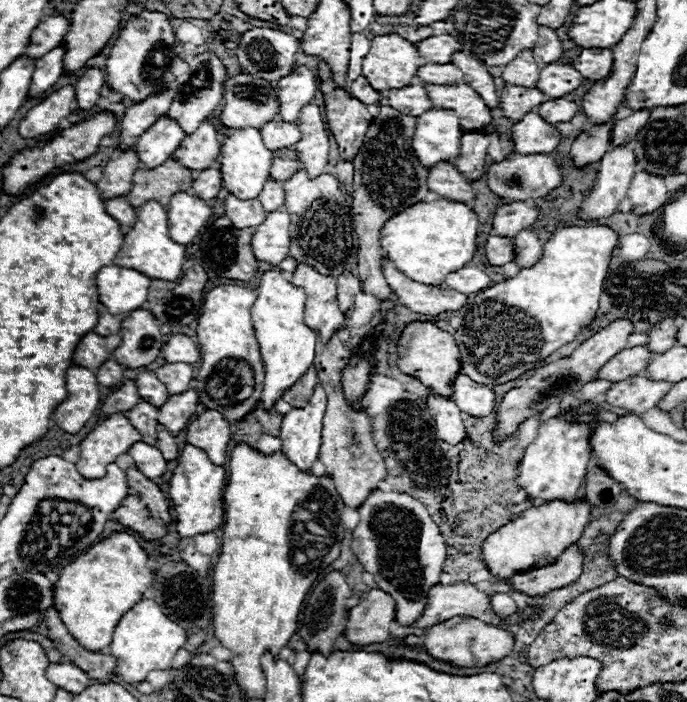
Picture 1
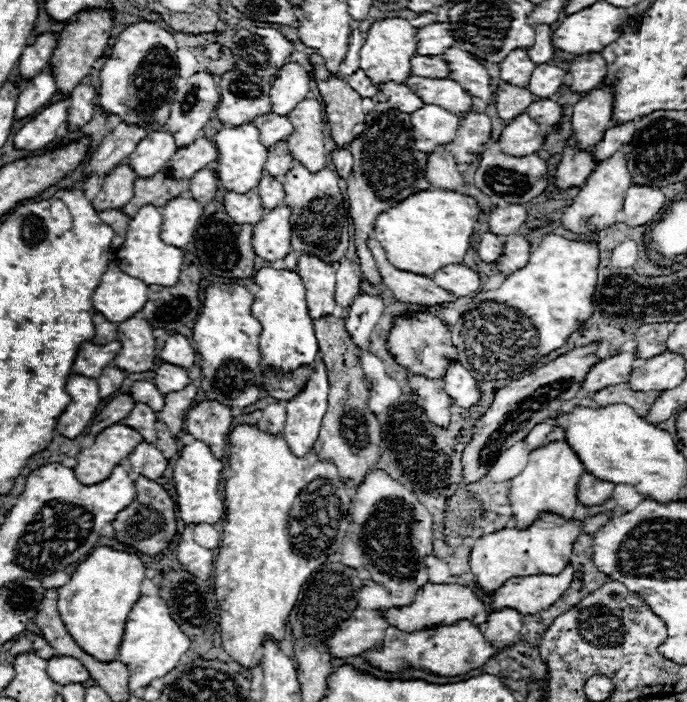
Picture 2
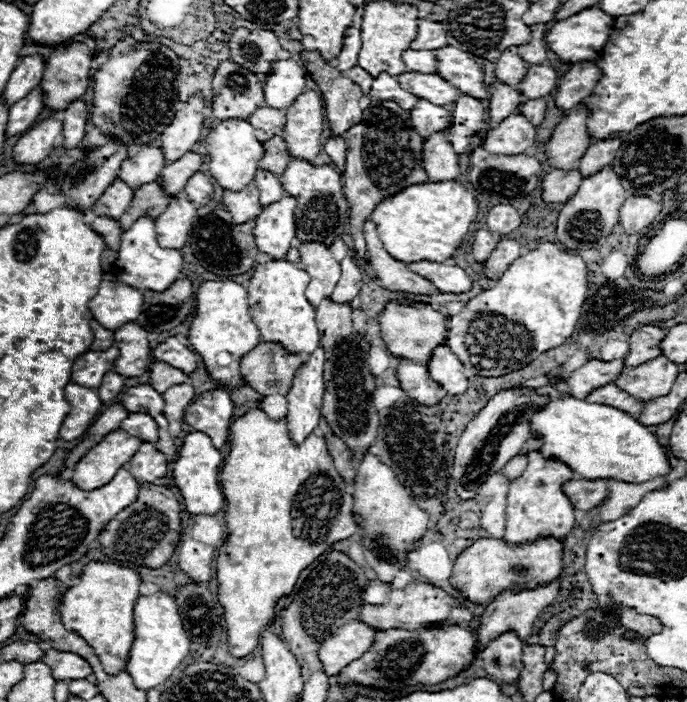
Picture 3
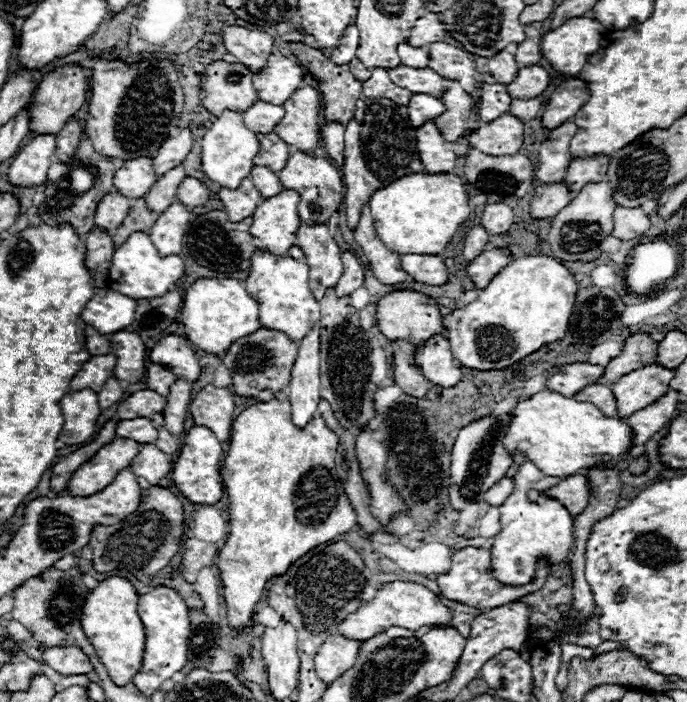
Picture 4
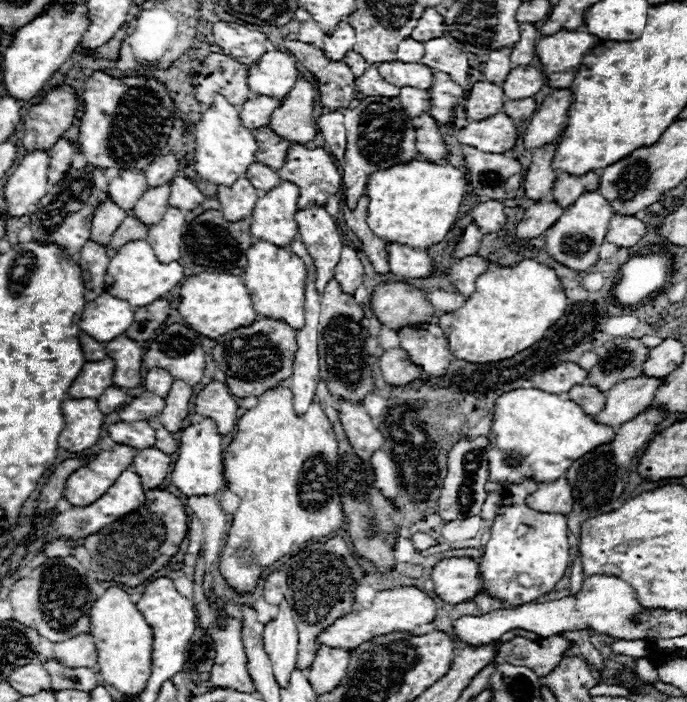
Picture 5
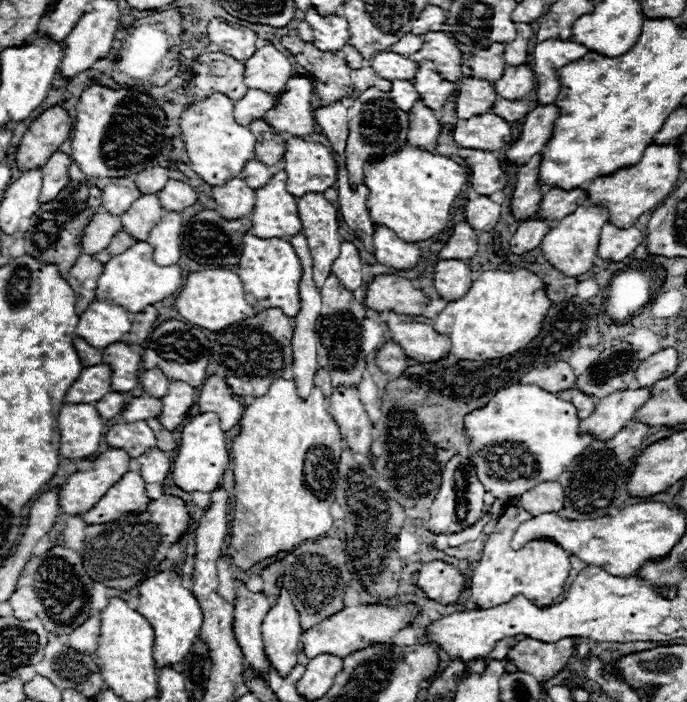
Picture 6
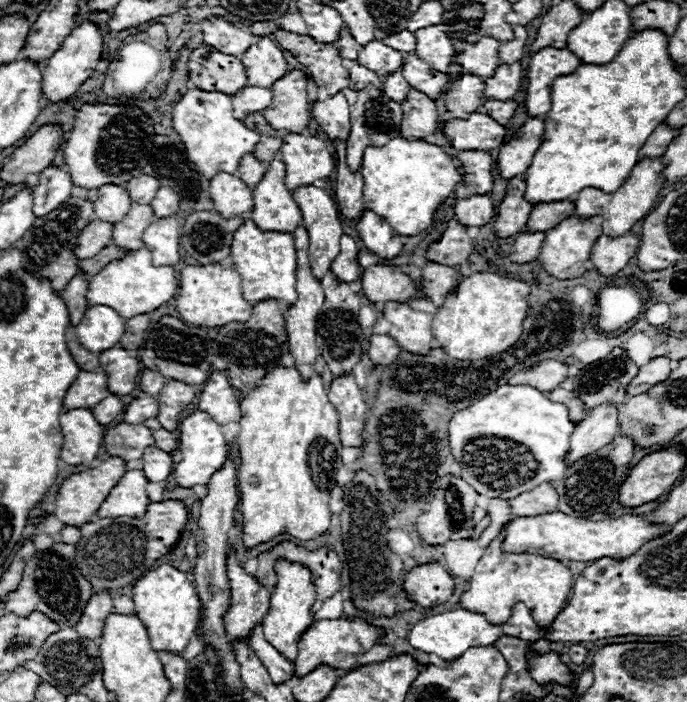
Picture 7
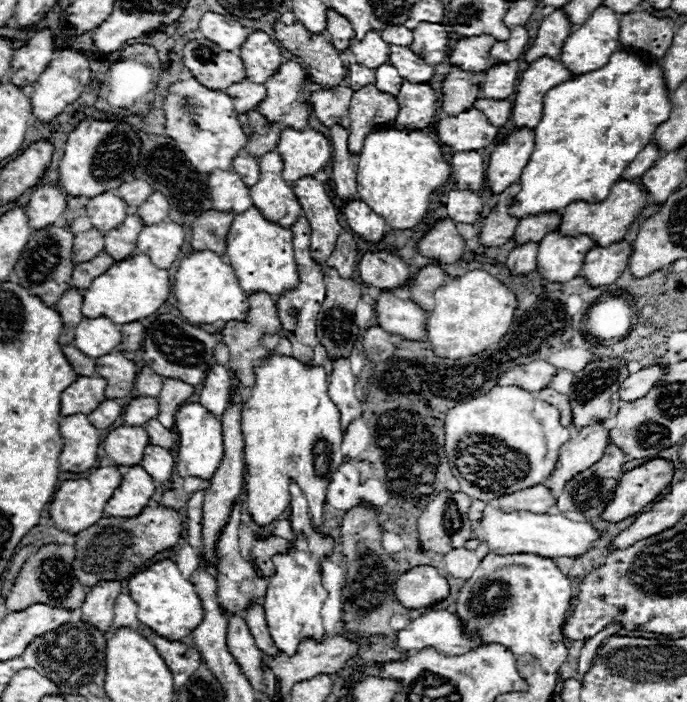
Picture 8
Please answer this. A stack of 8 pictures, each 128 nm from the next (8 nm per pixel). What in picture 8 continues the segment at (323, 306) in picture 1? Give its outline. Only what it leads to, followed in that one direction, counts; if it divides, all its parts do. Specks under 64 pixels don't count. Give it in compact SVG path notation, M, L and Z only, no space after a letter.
M302 178L300 182L294 182L292 188L304 216L308 216L310 222L310 254L318 266L326 266L326 260L334 252L336 240L342 232L342 226L338 224L338 210L324 186L314 178Z

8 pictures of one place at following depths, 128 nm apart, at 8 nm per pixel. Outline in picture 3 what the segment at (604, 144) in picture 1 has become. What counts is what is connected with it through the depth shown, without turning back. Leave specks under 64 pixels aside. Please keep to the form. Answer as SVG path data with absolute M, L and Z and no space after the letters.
M552 170L542 178L542 198L546 202L566 202L576 194L580 182L584 180L582 172L576 170Z

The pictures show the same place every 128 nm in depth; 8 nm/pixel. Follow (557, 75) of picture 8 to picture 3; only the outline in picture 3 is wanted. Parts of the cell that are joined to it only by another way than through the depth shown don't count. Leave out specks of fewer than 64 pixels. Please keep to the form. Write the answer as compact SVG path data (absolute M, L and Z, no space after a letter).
M592 6L592 8L586 8L566 20L556 22L546 34L546 44L554 54L558 54L560 60L570 62L570 64L596 60L596 56L600 56L604 44L608 42L612 24L614 24L614 18L610 14L604 14L598 6Z

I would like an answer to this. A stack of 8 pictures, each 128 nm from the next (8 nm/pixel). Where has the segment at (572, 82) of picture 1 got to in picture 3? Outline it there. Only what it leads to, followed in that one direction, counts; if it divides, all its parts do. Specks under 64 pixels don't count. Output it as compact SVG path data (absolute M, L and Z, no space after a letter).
M530 66L524 80L516 86L528 100L548 96L558 86L558 76L552 66Z

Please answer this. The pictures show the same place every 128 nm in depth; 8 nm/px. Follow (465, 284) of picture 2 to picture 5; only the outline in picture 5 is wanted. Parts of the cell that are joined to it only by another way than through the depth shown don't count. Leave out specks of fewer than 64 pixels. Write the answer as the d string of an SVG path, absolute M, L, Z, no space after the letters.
M388 244L388 260L392 274L404 278L426 278L434 272L434 260L426 250L408 248L404 244Z

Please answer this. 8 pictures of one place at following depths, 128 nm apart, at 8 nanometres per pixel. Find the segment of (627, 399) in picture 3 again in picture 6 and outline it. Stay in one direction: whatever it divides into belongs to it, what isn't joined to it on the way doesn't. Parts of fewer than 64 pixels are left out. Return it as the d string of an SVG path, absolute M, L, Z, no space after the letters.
M570 388L570 390L564 390L564 392L558 392L556 396L560 396L562 400L572 402L572 404L576 406L576 410L578 410L578 414L580 414L582 420L584 420L588 414L592 414L594 408L596 408L596 398L584 394L584 392L576 390L576 388Z

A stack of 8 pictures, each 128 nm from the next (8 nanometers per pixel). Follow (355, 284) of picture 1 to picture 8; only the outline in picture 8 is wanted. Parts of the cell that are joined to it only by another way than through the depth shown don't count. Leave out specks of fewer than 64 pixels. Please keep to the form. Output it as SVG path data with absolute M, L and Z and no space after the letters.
M344 232L344 234L338 236L336 250L328 258L328 266L336 268L340 276L352 278L352 272L358 266L358 248L356 248L356 240L354 240L352 234Z

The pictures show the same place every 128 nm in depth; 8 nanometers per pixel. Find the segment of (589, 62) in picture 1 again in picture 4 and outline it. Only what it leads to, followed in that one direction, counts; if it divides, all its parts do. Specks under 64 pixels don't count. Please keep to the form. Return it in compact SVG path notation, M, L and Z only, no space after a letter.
M566 78L550 96L542 122L546 128L554 130L558 128L564 120L572 118L588 100L588 84L584 80L576 78Z

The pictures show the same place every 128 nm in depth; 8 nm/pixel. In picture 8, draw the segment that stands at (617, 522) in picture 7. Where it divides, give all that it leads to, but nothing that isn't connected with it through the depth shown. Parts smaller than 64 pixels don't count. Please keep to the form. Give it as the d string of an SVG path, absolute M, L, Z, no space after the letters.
M490 504L484 508L482 520L478 522L474 536L482 542L488 542L490 550L504 554L538 554L546 558L580 558L584 556L592 544L600 538L600 532L588 522L574 522L562 514L532 514L532 512L502 512L492 508Z

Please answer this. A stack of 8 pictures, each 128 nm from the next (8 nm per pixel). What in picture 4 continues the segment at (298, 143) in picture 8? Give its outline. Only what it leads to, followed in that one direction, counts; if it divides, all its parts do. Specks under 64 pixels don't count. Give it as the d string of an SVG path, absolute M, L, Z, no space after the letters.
M294 152L286 168L276 172L284 188L300 192L300 204L298 204L298 216L302 222L314 222L314 224L328 224L330 216L334 212L344 210L344 182L336 166L332 166L326 158L314 158L304 152Z

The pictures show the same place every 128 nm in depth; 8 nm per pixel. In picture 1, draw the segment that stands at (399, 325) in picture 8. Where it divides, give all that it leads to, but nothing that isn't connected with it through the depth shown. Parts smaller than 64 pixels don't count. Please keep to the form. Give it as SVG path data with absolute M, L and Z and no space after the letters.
M458 374L454 380L454 402L468 416L488 416L496 408L496 394L464 374Z

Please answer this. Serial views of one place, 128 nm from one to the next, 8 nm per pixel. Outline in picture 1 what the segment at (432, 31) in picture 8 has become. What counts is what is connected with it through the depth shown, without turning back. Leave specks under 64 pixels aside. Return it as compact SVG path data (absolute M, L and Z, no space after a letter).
M456 52L452 56L452 62L456 64L456 68L464 72L464 84L474 88L488 104L488 108L496 108L500 104L496 86L494 86L494 76L486 70L484 62L476 60L470 52Z

